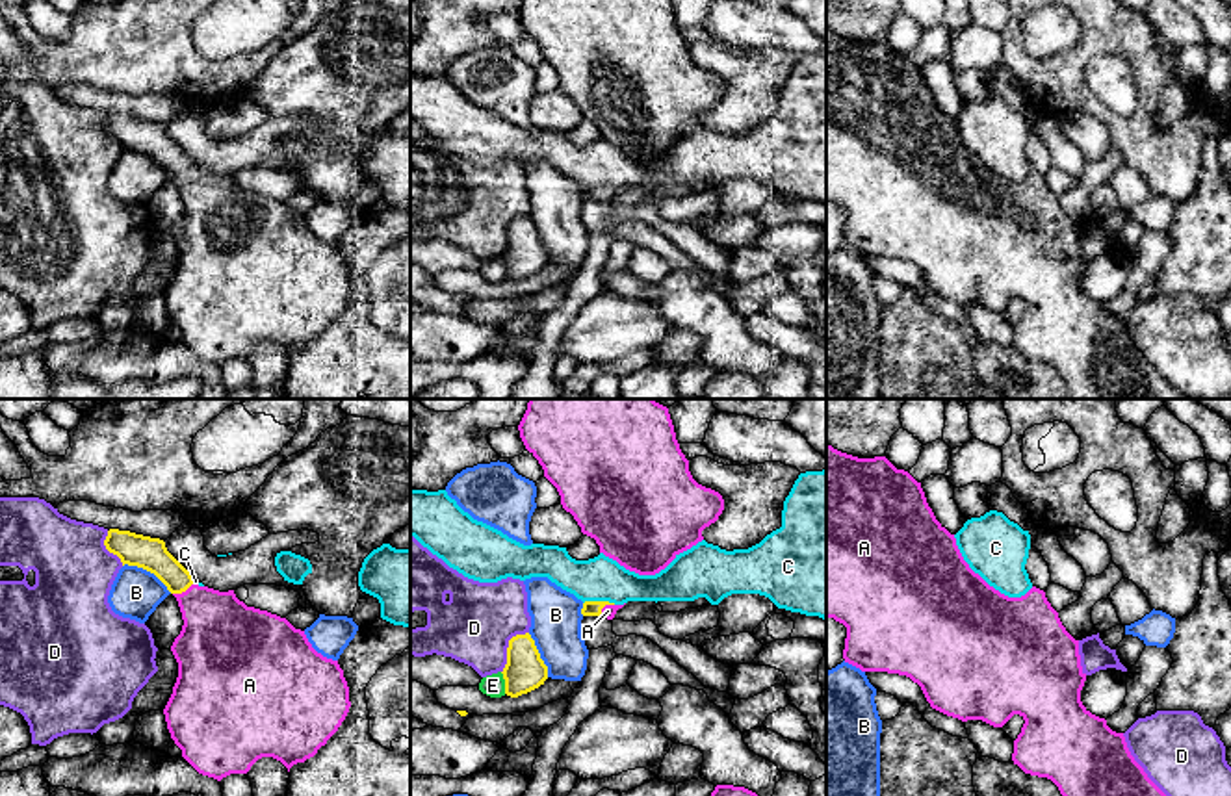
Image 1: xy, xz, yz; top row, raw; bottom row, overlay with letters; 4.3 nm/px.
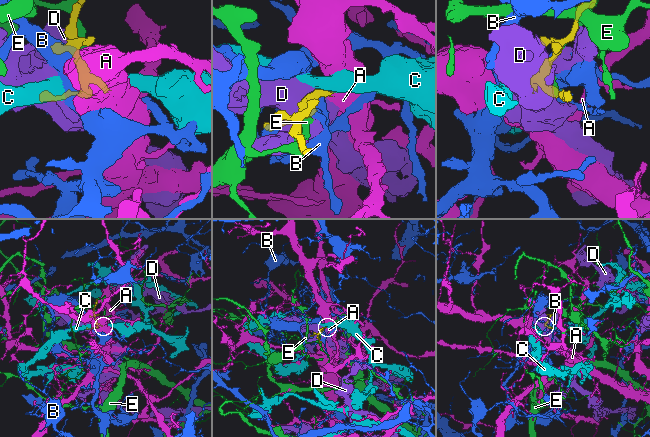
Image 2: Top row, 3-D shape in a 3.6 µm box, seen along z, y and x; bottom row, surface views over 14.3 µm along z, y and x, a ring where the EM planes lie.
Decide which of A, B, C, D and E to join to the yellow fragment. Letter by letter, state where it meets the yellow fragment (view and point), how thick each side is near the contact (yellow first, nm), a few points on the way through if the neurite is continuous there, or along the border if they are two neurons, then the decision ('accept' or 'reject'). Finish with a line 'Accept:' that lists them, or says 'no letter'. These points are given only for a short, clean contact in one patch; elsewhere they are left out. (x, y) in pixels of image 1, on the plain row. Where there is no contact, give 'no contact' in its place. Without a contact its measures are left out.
A: contact xy (184, 175); calibres 140 and 340 nm; way xy (143, 136), (184, 175), (221, 219); accept
B: contact xy (147, 154); calibres 140 and 220 nm; reject
C: contact xz (600, 186); calibres 60 and 190 nm; border xz (583, 186), (615, 188); reject
D: contact xz (507, 232); calibres 170 and 320 nm; reject
E: contact xz (505, 268); calibres 170 and 100 nm; reject
Accept: A

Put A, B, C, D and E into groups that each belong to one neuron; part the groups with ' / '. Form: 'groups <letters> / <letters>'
groups A / B / C / D / E

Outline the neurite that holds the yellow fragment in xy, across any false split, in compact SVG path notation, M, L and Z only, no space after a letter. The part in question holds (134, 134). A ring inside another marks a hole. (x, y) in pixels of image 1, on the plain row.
M110 113L104 130L123 150L154 158L178 186L184 210L171 230L178 262L163 299L171 323L199 358L221 366L247 358L262 341L280 345L290 356L338 315L351 291L349 271L338 245L317 238L305 215L247 191L234 174L199 171L160 122Z

